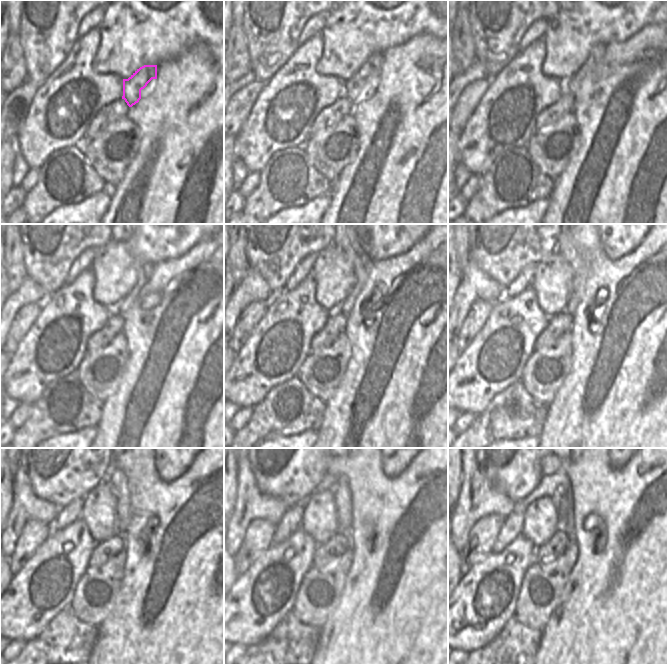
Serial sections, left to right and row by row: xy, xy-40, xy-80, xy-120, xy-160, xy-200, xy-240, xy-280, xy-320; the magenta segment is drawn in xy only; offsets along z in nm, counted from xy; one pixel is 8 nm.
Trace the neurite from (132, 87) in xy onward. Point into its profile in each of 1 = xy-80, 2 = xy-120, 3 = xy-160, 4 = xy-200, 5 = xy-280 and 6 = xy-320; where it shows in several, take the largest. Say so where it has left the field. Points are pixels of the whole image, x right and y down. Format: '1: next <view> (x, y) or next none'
1: next xy-80 (571, 85)
2: next xy-120 (144, 269)
3: next xy-160 (352, 246)
4: next xy-200 (579, 260)
5: next xy-280 (342, 492)
6: next xy-320 (562, 502)

